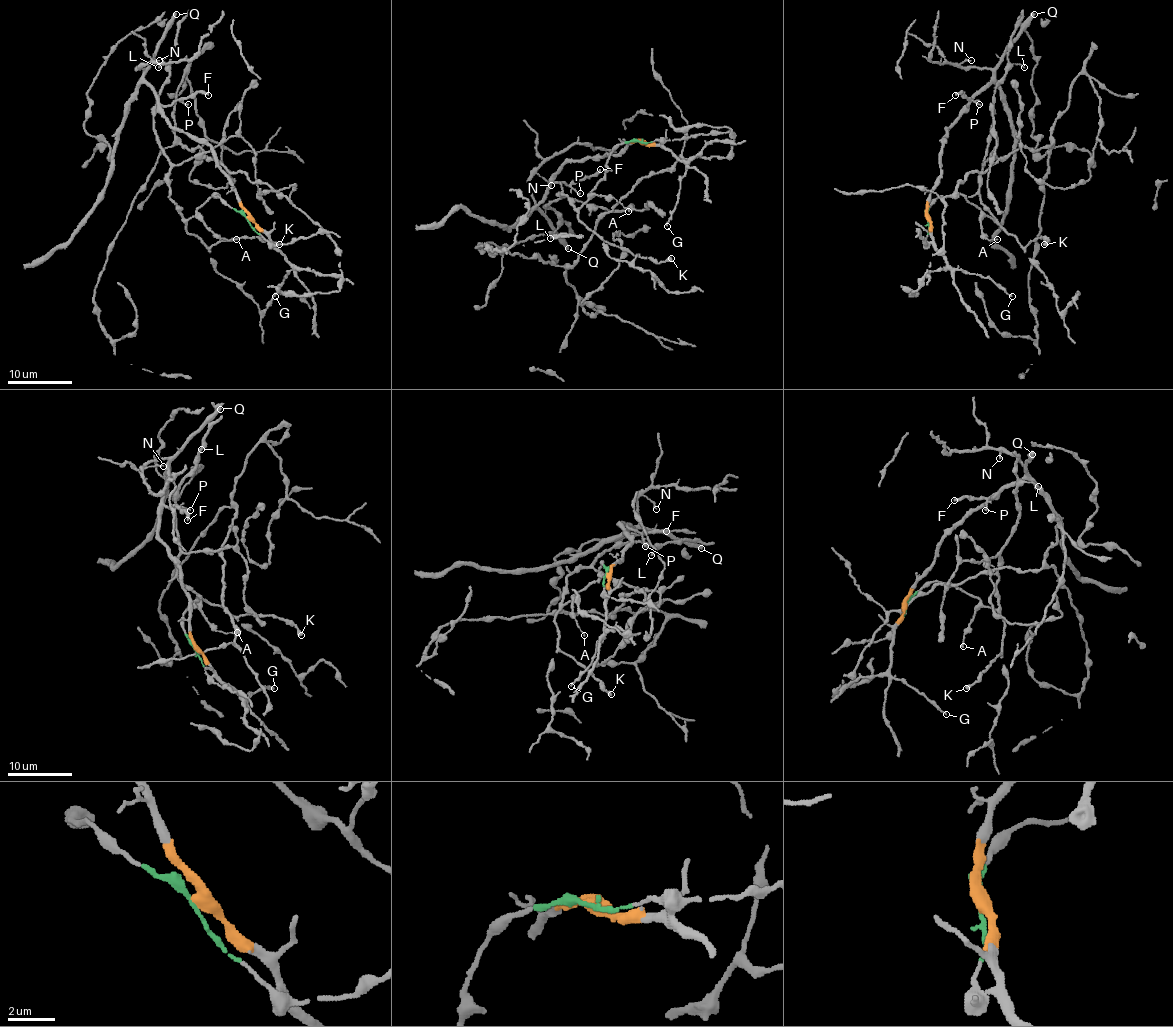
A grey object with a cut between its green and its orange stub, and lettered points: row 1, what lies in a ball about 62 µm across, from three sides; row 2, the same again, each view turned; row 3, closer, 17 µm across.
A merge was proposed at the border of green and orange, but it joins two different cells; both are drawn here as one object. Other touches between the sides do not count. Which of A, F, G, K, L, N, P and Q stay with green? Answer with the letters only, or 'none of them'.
A, K, L

